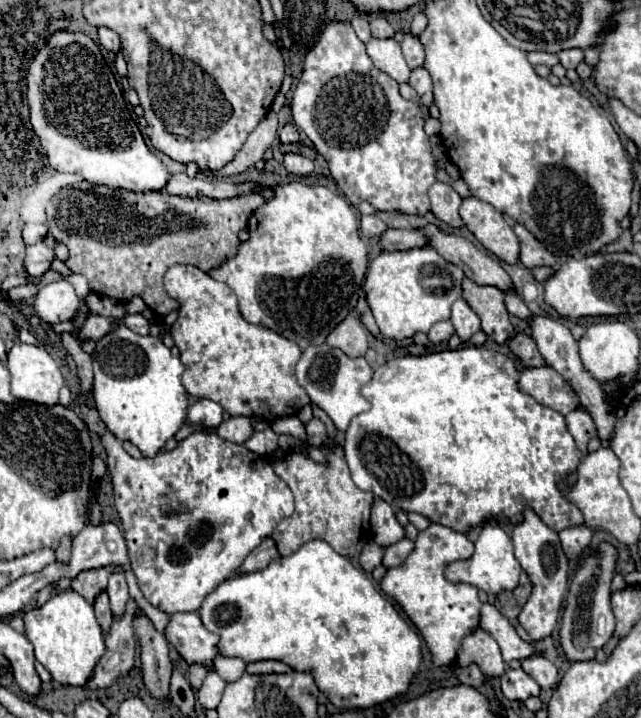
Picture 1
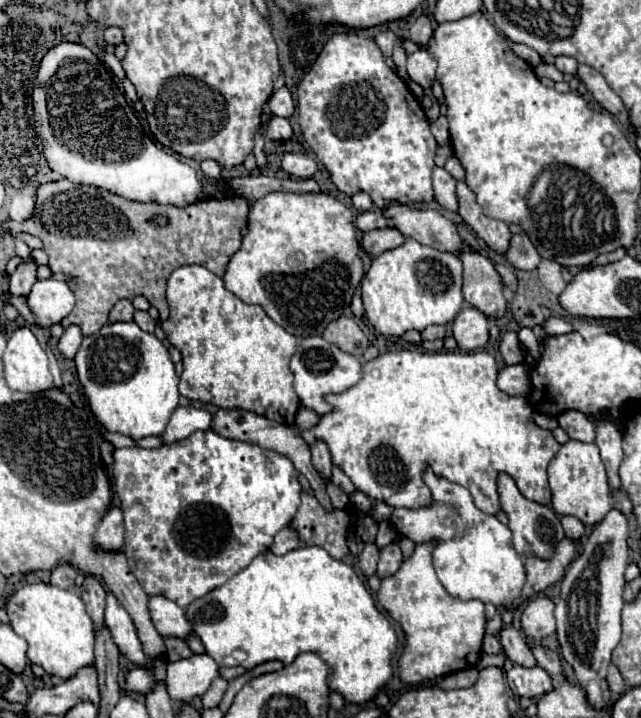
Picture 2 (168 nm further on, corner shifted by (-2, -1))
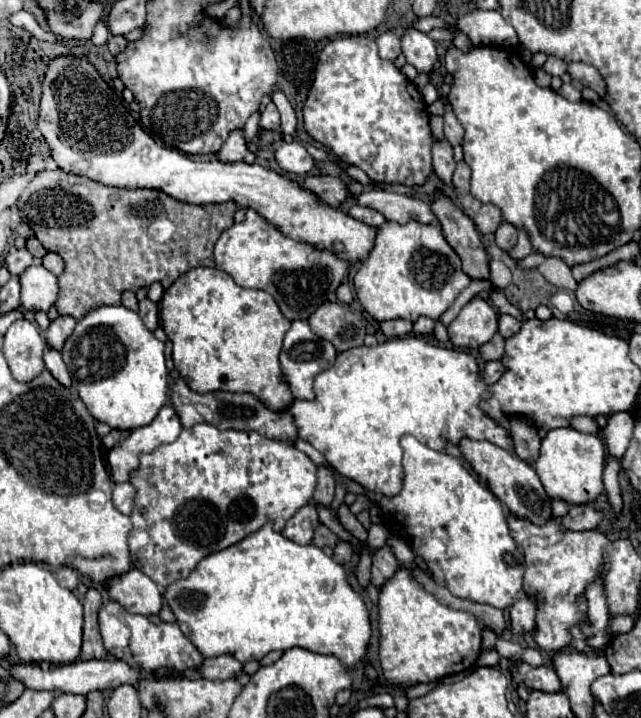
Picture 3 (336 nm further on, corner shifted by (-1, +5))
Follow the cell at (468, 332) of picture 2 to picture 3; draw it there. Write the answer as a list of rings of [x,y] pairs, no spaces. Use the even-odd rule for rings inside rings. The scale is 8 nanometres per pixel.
[[[481,298],[463,306],[459,316],[449,324],[449,340],[459,348],[479,348],[497,332],[497,312]]]

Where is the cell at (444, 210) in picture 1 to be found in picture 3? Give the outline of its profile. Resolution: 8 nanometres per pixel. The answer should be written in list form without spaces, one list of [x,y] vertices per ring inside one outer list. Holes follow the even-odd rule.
[[[435,142],[433,144],[433,170],[443,184],[451,184],[451,176],[455,172],[453,150],[449,142]]]

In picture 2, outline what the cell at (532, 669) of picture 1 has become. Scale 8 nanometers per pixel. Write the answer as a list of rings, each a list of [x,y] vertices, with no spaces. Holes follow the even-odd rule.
[[[504,624],[498,632],[498,638],[502,642],[502,648],[506,652],[506,656],[518,664],[518,666],[526,666],[526,668],[532,668],[536,666],[536,658],[532,656],[532,650],[530,646],[526,644],[524,636],[520,630],[516,630],[512,624]]]

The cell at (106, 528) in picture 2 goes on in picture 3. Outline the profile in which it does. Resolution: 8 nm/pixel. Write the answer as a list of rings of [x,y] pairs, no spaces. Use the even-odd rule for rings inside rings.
[[[129,482],[115,484],[115,488],[113,488],[113,504],[121,514],[129,514],[131,512],[133,496],[135,496],[135,490],[133,490],[133,486]]]

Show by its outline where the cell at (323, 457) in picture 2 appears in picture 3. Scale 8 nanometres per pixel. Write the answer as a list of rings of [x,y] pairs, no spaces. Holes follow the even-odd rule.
[[[317,466],[317,488],[315,488],[315,496],[313,500],[329,506],[331,500],[335,496],[335,474],[329,466]]]

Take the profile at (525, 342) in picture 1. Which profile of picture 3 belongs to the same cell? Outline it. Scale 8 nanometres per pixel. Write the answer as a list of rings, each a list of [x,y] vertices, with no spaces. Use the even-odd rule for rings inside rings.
[[[497,332],[497,334],[491,338],[491,342],[483,344],[483,346],[479,348],[479,352],[481,352],[481,356],[483,356],[485,360],[501,360],[503,354],[505,354],[505,338]]]

